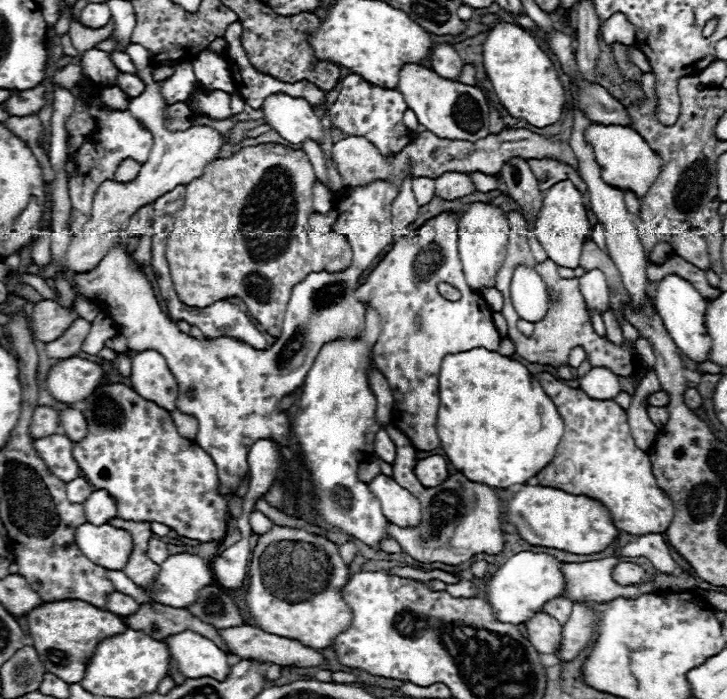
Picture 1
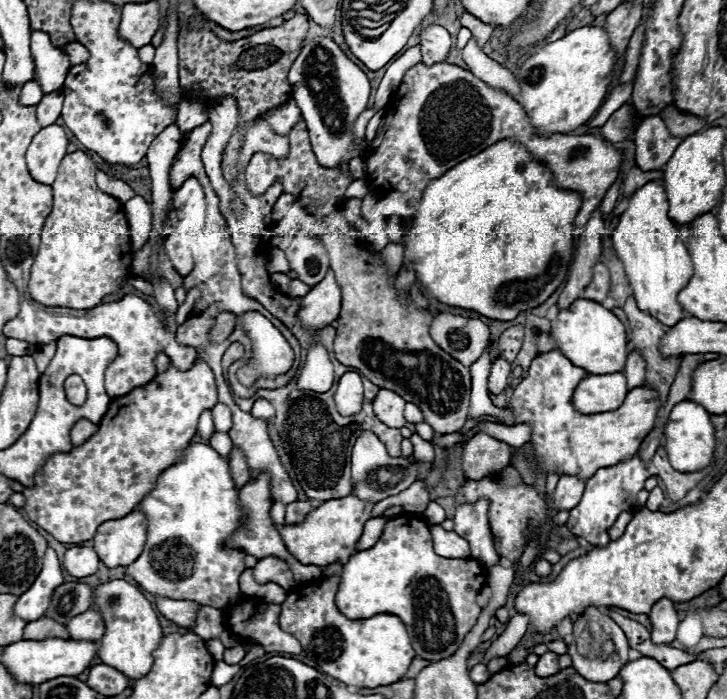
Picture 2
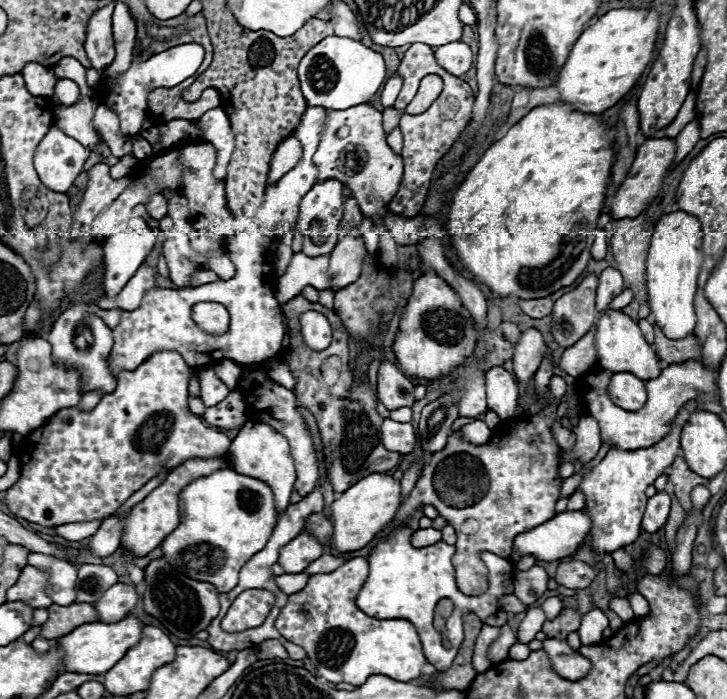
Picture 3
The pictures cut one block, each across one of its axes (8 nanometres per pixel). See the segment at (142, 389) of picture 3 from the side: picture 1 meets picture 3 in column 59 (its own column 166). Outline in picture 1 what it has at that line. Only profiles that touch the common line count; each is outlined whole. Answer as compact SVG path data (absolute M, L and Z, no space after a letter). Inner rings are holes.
M106 384L106 386L100 386L92 392L92 396L88 396L84 400L84 410L82 414L86 416L88 420L88 434L82 442L76 442L74 448L72 448L72 456L74 460L78 462L84 478L98 490L108 490L110 496L118 502L118 518L122 520L134 520L134 522L160 522L160 524L166 524L170 526L174 532L178 532L180 536L186 536L186 538L192 538L192 540L200 540L200 542L208 542L208 540L218 540L226 534L226 524L224 524L224 512L226 512L226 498L222 494L218 494L218 474L216 474L216 464L214 460L192 440L188 438L182 438L172 422L172 416L170 412L166 412L164 408L156 406L154 402L150 400L144 400L142 396L138 396L132 388L124 386L124 384Z

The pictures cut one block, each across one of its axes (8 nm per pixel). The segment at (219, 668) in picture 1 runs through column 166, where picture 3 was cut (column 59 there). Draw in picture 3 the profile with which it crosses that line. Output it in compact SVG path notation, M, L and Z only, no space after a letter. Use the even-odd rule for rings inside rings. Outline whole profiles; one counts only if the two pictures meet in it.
M134 616L124 618L116 624L92 622L90 626L78 626L74 634L66 634L66 638L58 638L56 644L64 650L64 668L74 674L106 674L130 646L136 646L142 636L142 622Z

